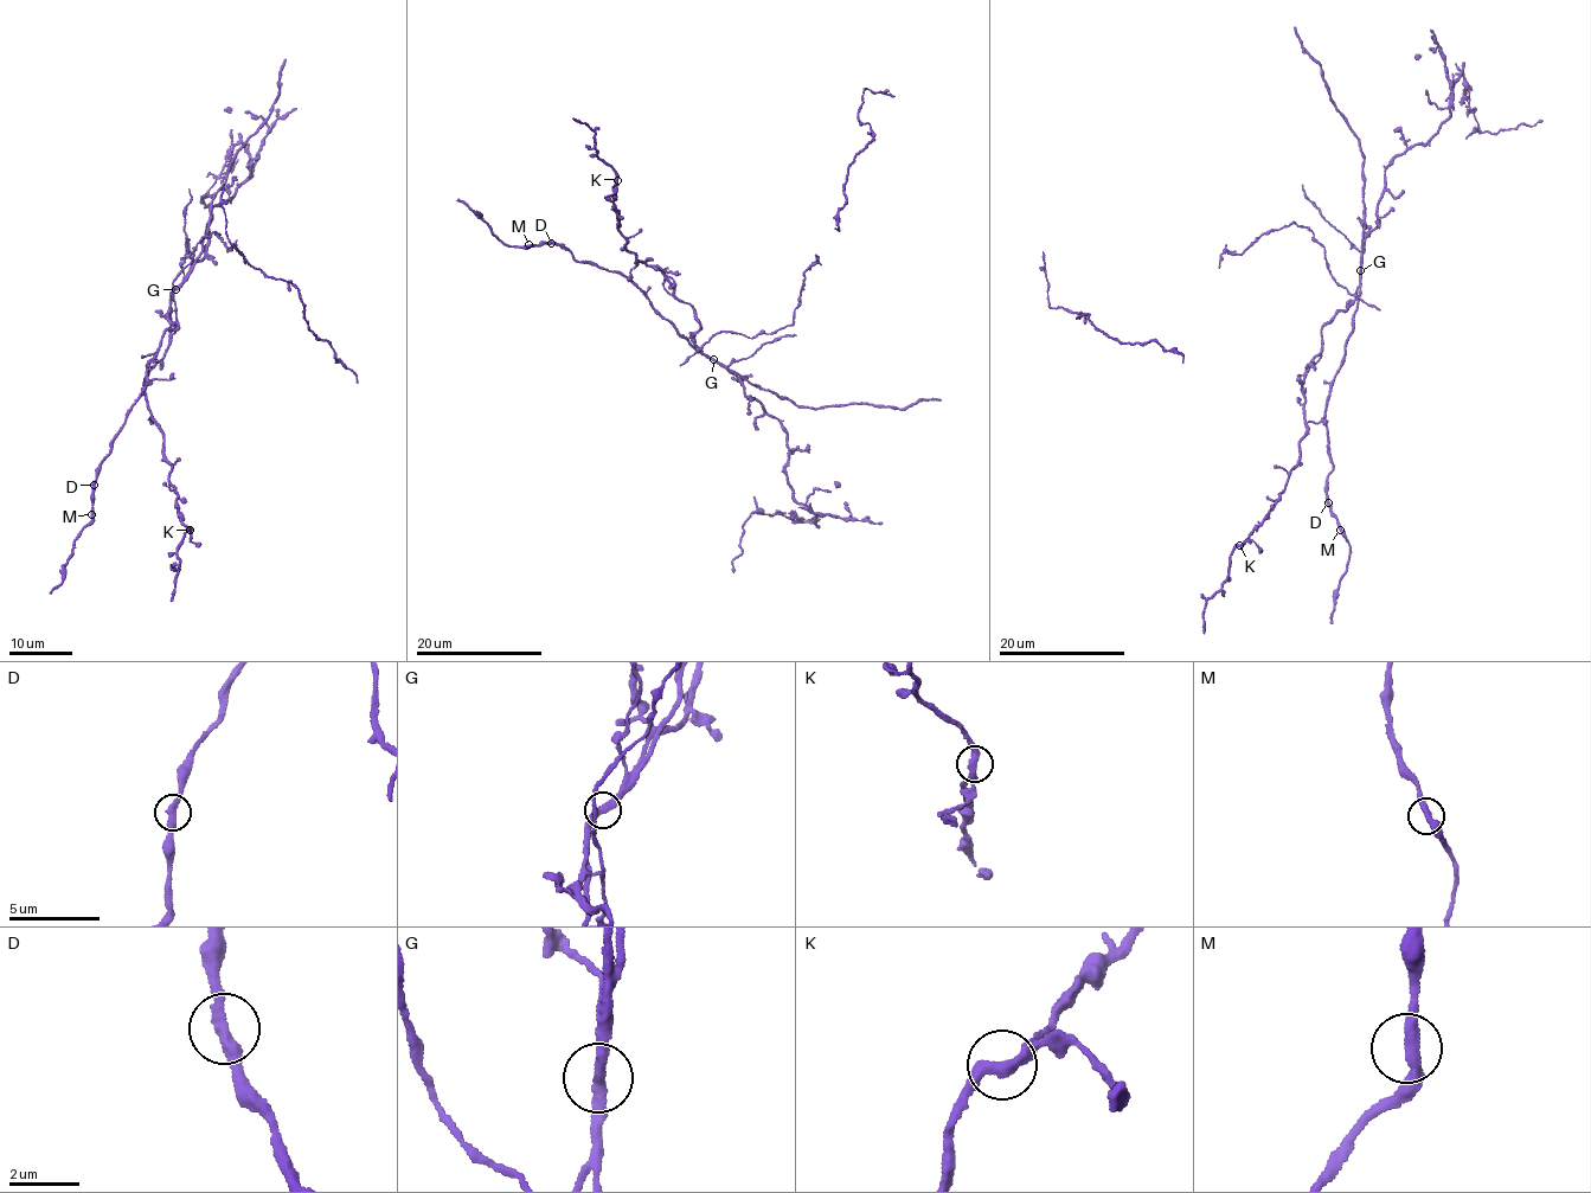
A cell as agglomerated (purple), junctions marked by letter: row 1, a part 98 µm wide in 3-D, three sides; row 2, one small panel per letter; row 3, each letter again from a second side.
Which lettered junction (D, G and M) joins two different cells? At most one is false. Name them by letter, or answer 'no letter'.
G

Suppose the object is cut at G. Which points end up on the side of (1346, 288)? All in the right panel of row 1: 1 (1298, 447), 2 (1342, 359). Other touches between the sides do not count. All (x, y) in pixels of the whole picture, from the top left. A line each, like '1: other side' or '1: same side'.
1: same side
2: other side

